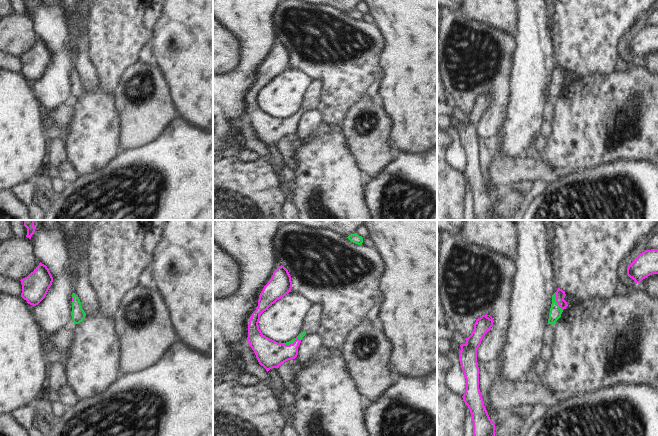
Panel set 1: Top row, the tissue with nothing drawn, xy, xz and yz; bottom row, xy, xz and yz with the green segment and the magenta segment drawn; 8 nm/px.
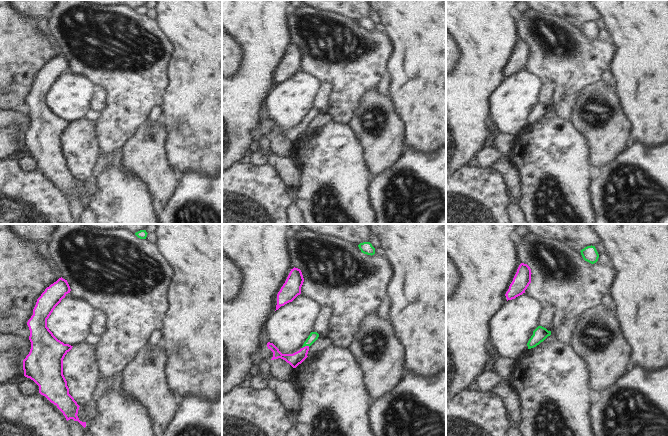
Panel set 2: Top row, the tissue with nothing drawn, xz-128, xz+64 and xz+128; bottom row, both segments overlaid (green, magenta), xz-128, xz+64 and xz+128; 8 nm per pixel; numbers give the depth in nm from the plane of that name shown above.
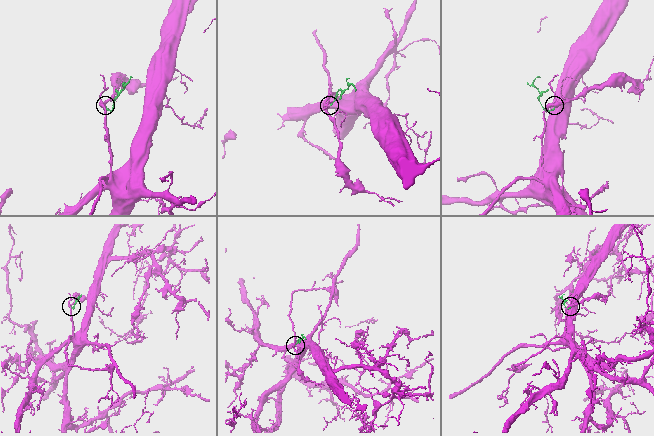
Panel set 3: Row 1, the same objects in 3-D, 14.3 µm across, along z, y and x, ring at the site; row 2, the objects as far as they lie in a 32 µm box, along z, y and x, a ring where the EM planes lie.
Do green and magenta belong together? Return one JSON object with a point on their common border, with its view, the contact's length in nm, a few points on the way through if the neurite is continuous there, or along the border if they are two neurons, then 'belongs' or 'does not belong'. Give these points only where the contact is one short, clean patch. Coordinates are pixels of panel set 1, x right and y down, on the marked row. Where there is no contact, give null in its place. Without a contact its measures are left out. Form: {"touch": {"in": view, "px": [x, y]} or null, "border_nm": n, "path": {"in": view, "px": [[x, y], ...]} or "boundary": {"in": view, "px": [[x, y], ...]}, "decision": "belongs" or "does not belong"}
{"touch": {"in": "yz", "px": [555, 301]}, "border_nm": 160, "path": {"in": "yz", "px": [[555, 313], [555, 301], [560, 294]]}, "decision": "belongs"}

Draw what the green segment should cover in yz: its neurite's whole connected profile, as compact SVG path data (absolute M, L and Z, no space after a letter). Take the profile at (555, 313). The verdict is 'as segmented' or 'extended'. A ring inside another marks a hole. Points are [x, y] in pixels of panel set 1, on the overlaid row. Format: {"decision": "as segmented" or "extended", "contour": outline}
{"decision": "extended", "contour": "M558 288L557 291L552 295L552 304L550 308L548 324L554 325L561 317L563 310L568 306L567 302L564 300L565 296L565 291L560 288Z"}

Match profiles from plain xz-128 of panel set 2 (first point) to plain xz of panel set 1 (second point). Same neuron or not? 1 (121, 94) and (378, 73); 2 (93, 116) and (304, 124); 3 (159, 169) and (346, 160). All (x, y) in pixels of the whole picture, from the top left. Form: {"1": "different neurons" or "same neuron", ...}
{"1": "same neuron", "2": "same neuron", "3": "different neurons"}

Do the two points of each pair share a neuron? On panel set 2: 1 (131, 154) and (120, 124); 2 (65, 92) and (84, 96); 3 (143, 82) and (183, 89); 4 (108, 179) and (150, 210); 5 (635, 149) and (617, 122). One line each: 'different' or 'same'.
1: different
2: same
3: different
4: same
5: different

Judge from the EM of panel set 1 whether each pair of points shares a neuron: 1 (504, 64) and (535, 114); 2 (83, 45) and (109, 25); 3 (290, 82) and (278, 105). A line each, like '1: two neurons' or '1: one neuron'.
1: two neurons
2: two neurons
3: one neuron

